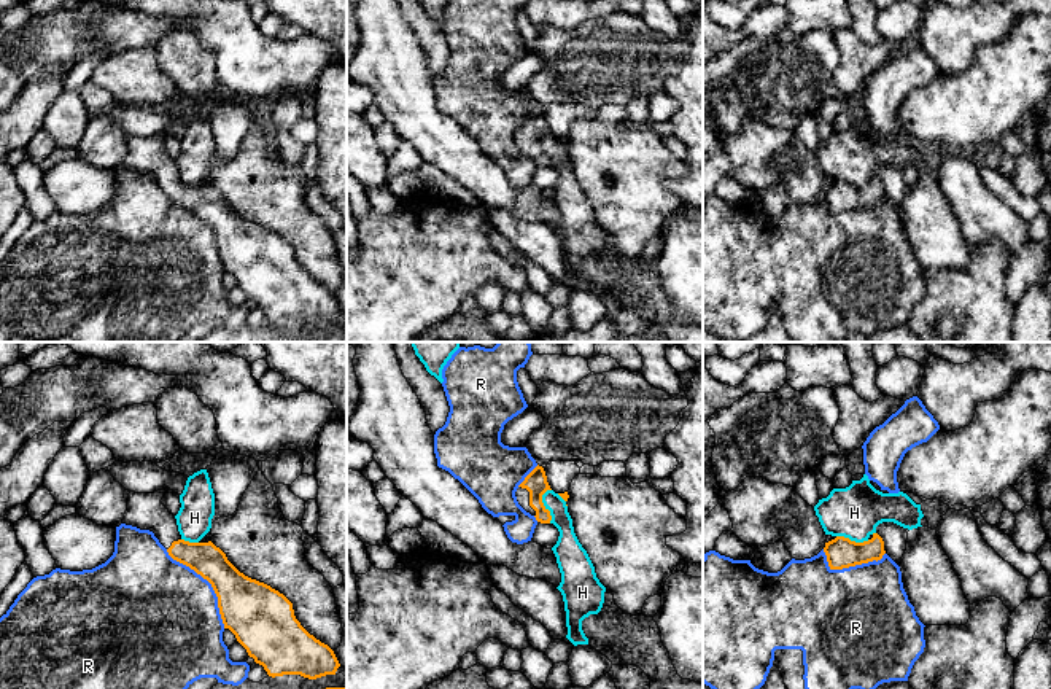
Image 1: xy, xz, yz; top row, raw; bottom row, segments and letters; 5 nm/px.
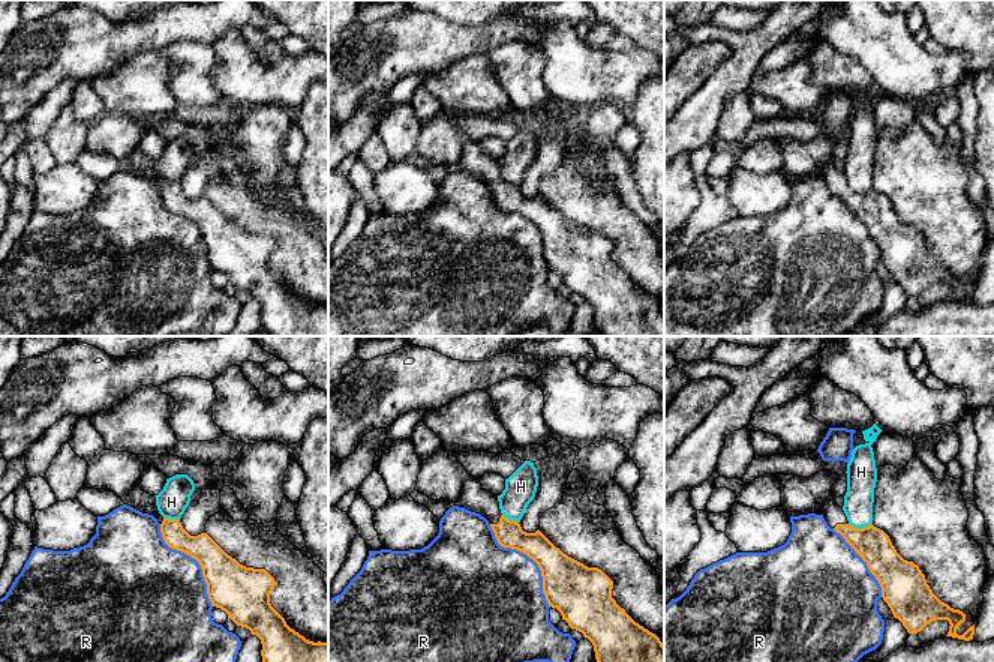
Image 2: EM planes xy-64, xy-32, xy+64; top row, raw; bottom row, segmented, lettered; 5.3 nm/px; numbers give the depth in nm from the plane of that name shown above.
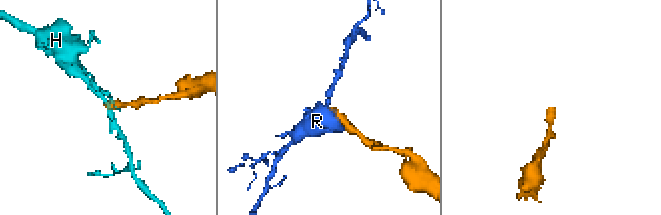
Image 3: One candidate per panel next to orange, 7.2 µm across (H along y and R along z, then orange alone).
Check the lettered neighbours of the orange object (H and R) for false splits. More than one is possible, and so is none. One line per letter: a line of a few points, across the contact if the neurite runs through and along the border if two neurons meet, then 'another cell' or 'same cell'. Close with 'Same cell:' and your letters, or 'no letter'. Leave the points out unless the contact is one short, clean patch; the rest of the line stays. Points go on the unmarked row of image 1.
H: line xz (547, 132), (542, 139), (542, 148), (549, 155), (550, 166); another cell
R: another cell
Same cell: no letter

